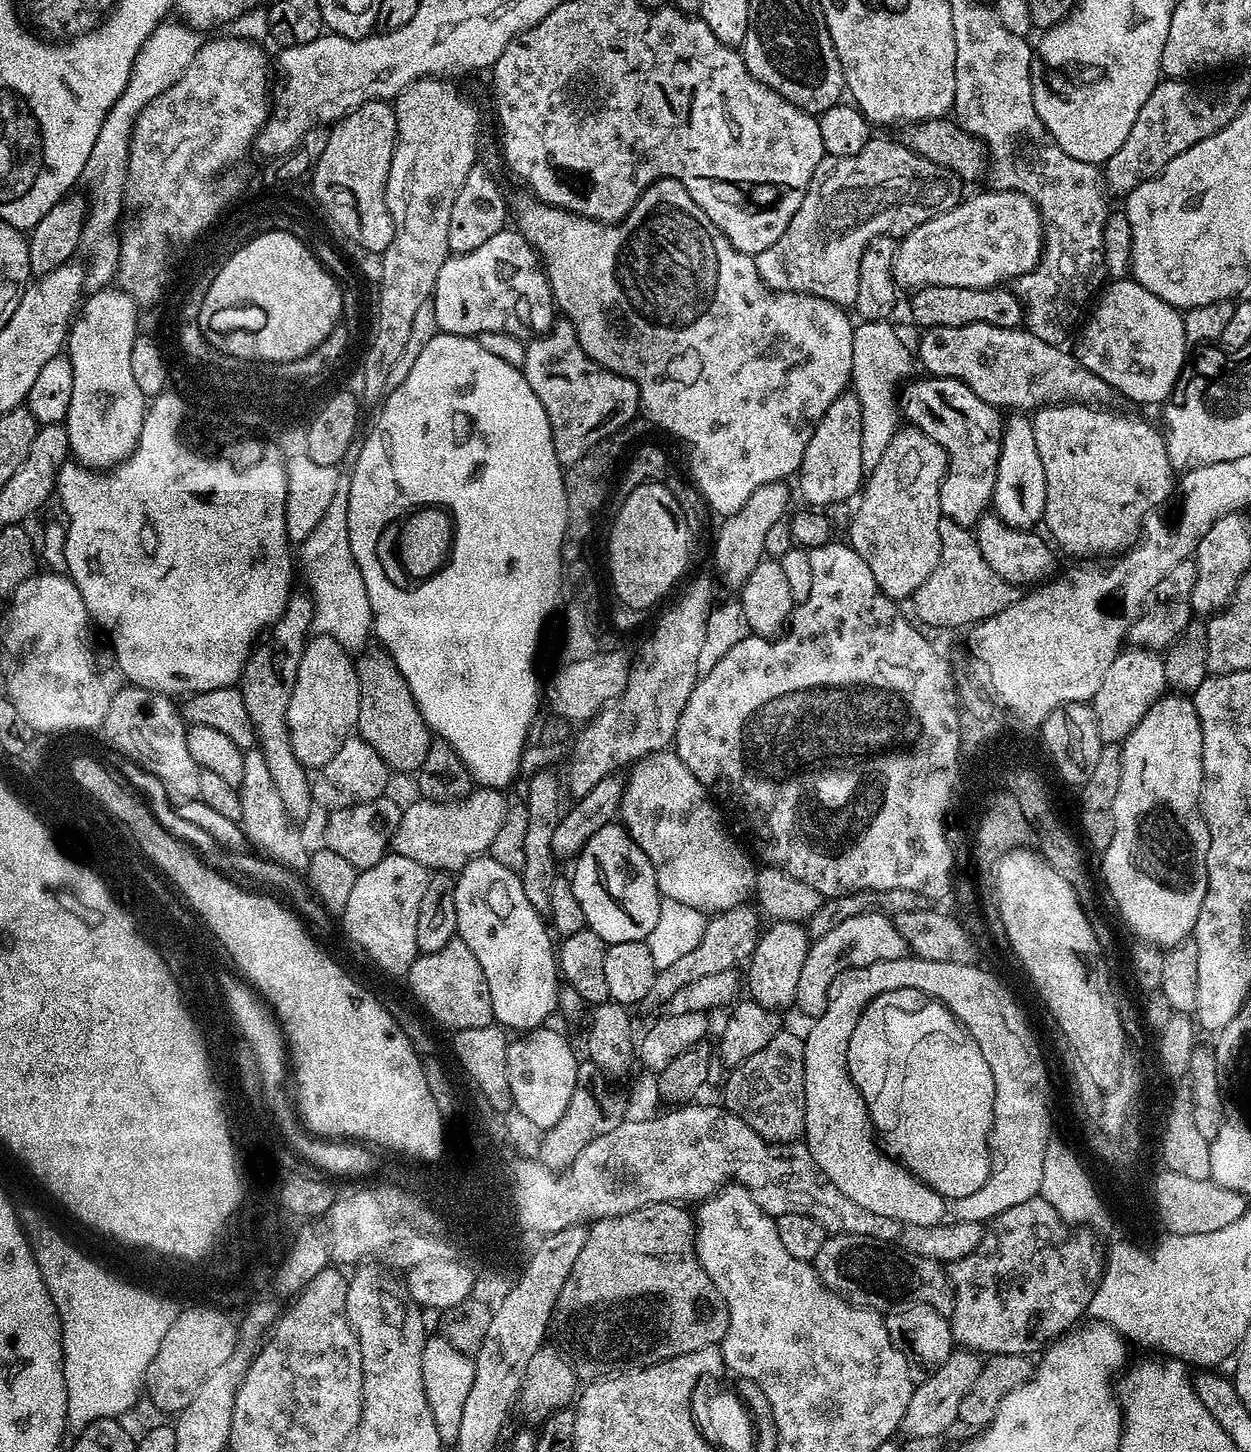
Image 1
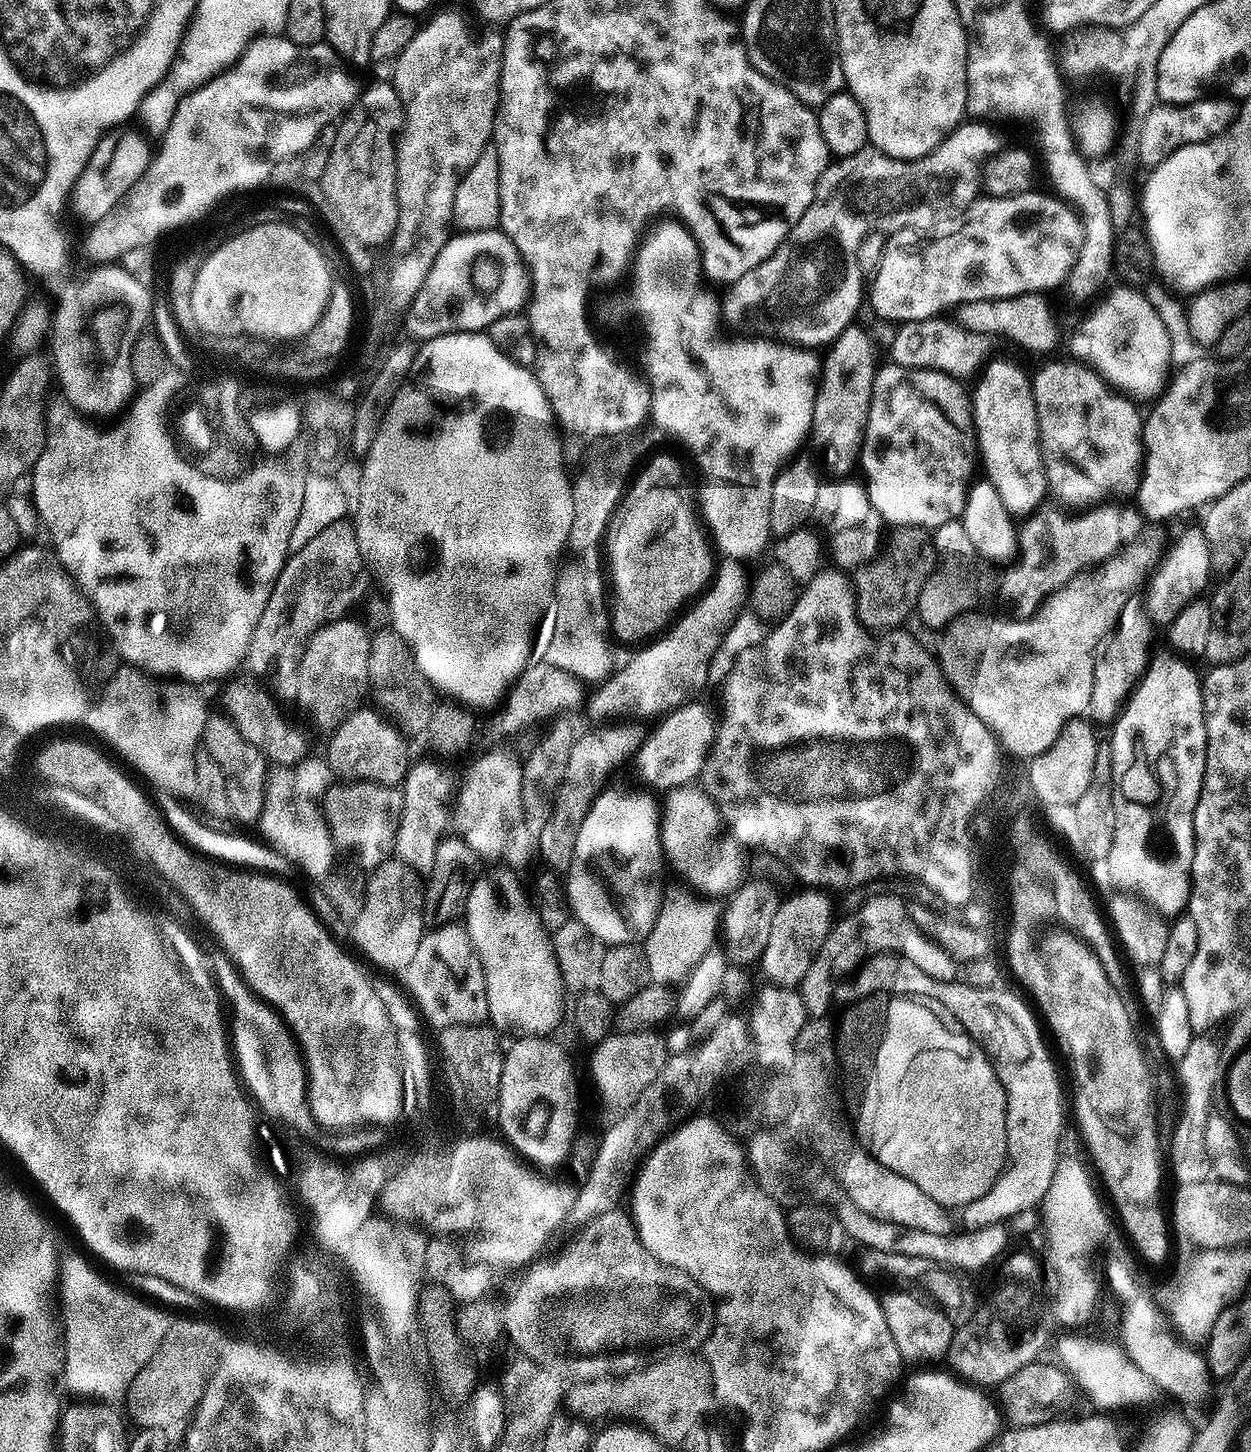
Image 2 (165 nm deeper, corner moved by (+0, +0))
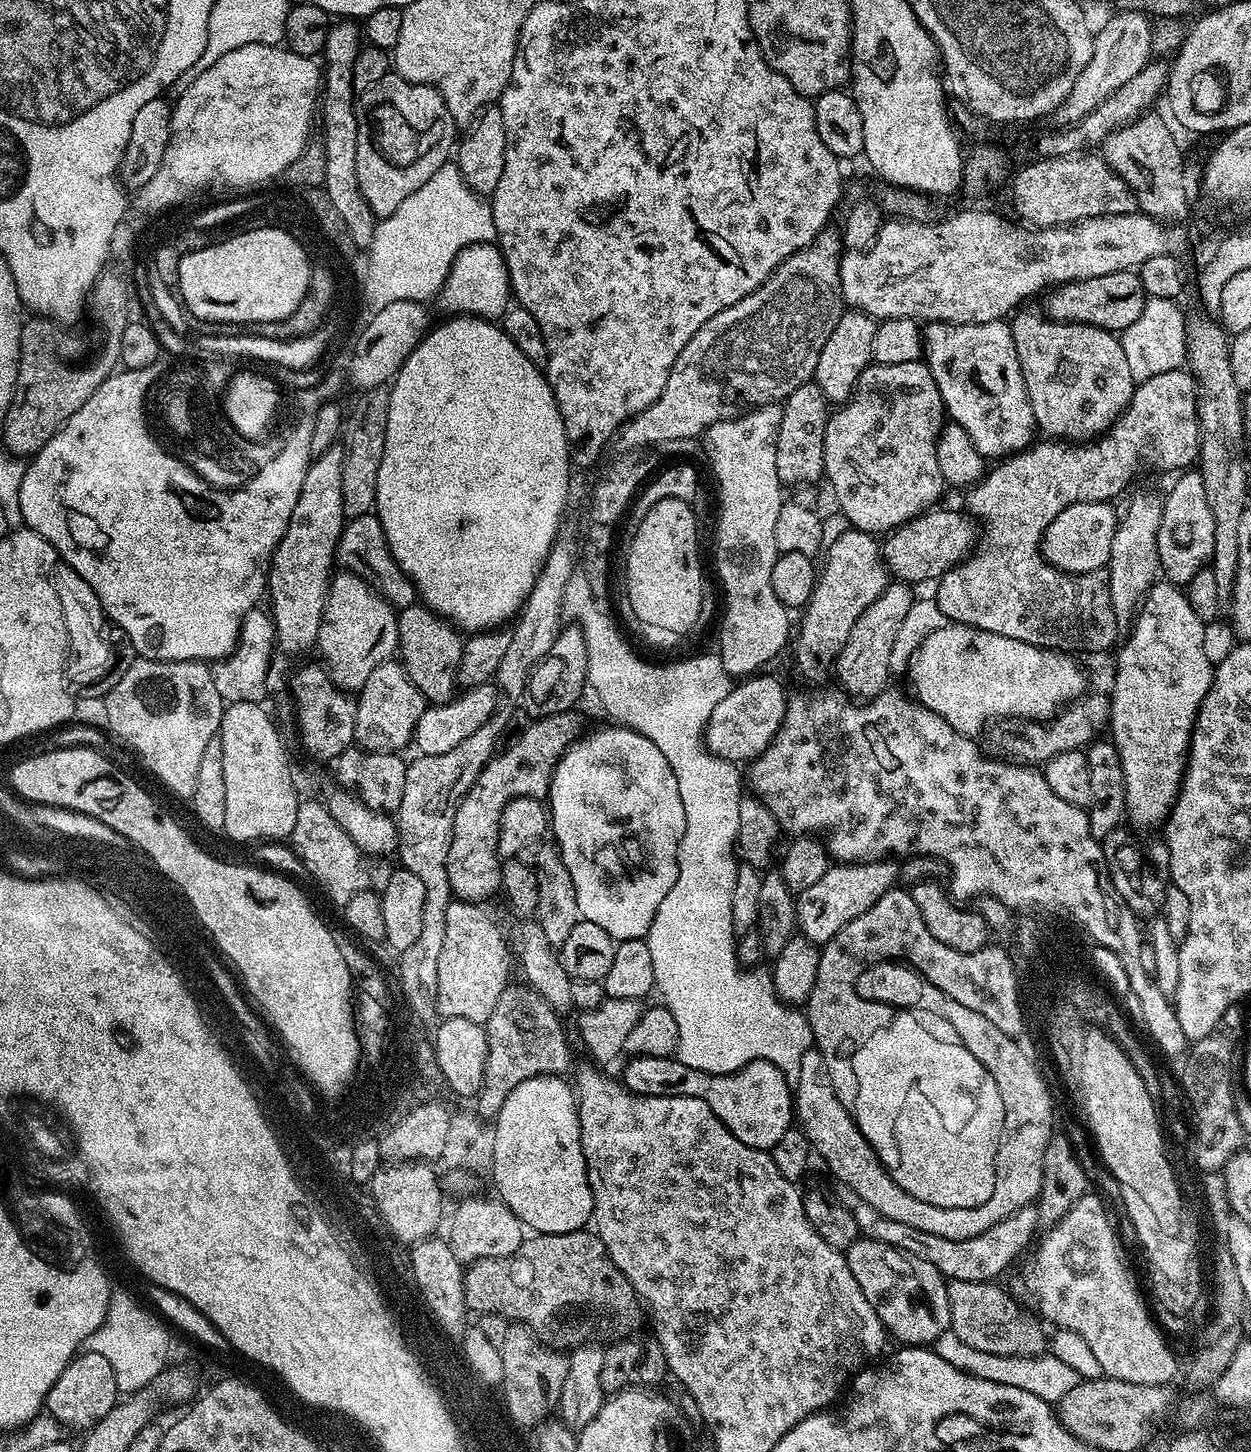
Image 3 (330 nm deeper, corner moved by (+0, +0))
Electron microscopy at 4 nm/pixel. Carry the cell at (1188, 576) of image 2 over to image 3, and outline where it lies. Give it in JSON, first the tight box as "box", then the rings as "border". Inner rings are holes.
{"box":[1158,470,1214,586],"border":[[[1184,470],[1175,478],[1168,497],[1165,495],[1162,500],[1164,509],[1158,526],[1158,558],[1167,583],[1186,586],[1190,578],[1194,578],[1194,574],[1212,559],[1214,514],[1206,502],[1206,486],[1199,471]]]}

